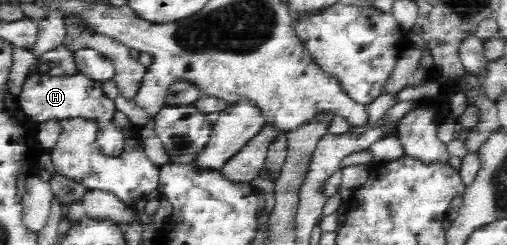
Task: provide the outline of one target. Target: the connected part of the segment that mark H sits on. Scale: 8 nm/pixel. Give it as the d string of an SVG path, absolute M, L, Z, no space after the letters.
M38 72L32 74L30 78L25 78L24 84L20 88L22 95L19 97L19 108L24 112L24 115L34 122L34 124L48 122L48 120L66 120L66 118L84 119L90 120L96 125L96 141L101 147L102 153L106 156L120 156L120 153L124 151L127 144L127 132L123 126L119 126L115 119L117 118L116 104L113 100L107 98L102 90L102 83L92 80L89 76L86 76L80 72L74 74L74 76L54 76L50 74L39 74Z

